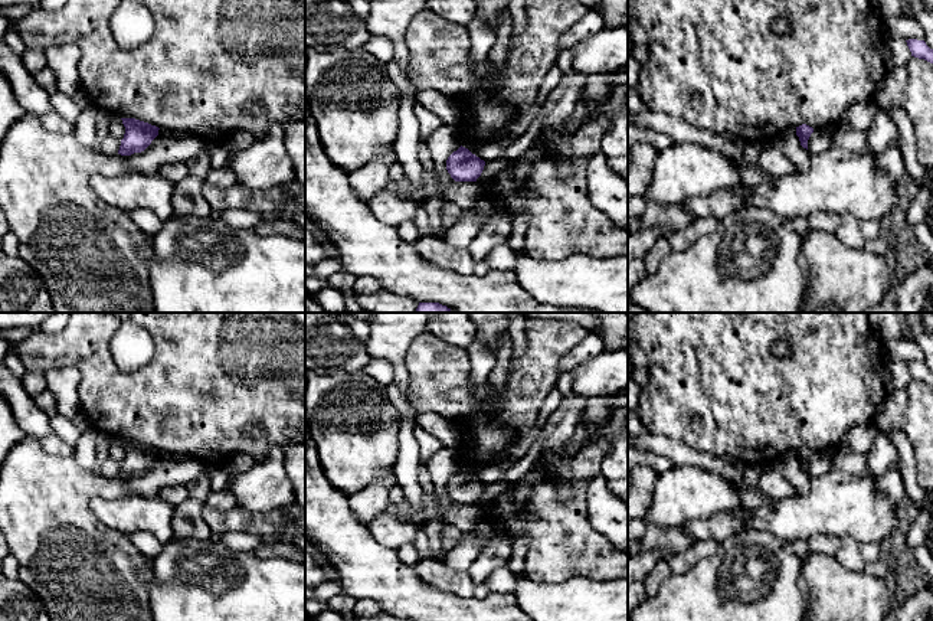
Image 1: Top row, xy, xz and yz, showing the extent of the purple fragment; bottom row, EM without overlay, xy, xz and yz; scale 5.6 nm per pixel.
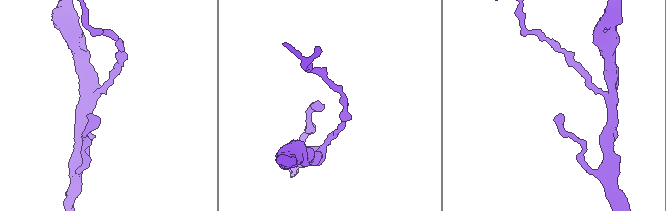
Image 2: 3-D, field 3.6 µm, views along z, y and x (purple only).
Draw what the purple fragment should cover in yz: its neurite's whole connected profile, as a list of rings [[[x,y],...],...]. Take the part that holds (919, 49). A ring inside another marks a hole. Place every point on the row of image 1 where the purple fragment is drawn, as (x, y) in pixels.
[[[909,39],[906,42],[911,52],[911,56],[924,59],[924,61],[933,63],[933,49],[930,49],[924,40]]]

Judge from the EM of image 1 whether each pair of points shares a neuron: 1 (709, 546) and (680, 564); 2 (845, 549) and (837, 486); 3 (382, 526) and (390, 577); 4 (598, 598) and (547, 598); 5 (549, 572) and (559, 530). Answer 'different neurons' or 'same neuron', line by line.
1: same neuron
2: different neurons
3: different neurons
4: same neuron
5: same neuron

